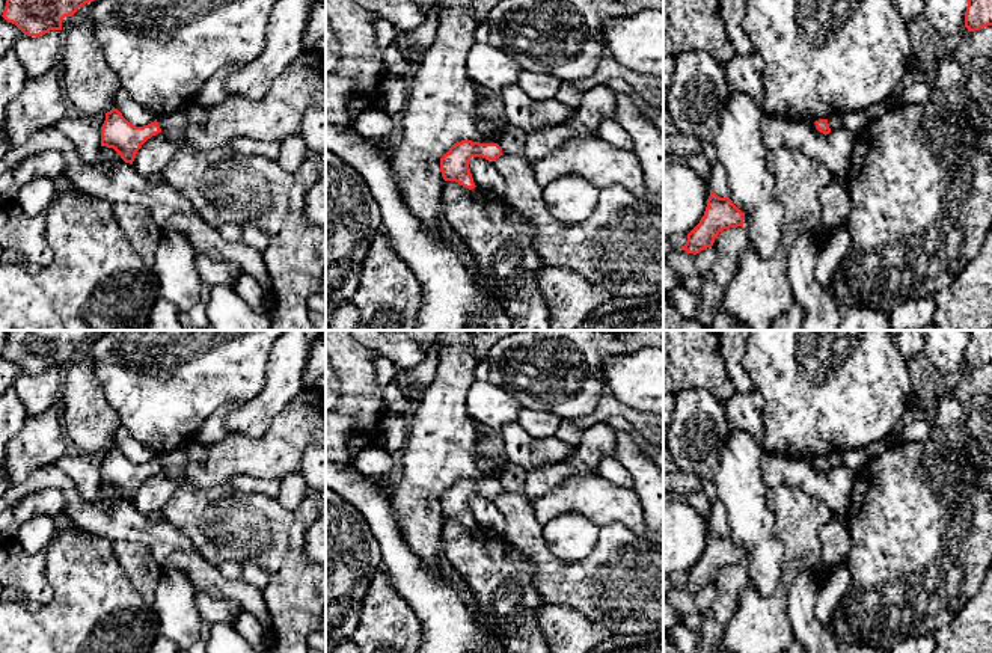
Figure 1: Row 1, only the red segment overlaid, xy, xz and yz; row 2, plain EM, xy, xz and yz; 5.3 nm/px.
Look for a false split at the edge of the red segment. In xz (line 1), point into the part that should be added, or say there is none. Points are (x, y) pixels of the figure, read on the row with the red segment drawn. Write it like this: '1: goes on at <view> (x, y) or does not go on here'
1: does not go on here

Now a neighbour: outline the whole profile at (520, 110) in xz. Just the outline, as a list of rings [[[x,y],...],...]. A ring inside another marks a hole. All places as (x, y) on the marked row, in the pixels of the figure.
[[[519,84],[508,86],[502,89],[501,94],[507,122],[526,133],[534,133],[544,127],[561,125],[567,122],[574,112],[574,109],[564,106],[555,98],[534,101]]]

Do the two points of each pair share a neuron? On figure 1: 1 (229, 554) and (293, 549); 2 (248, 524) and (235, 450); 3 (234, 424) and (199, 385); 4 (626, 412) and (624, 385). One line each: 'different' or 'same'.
1: same
2: different
3: different
4: different

